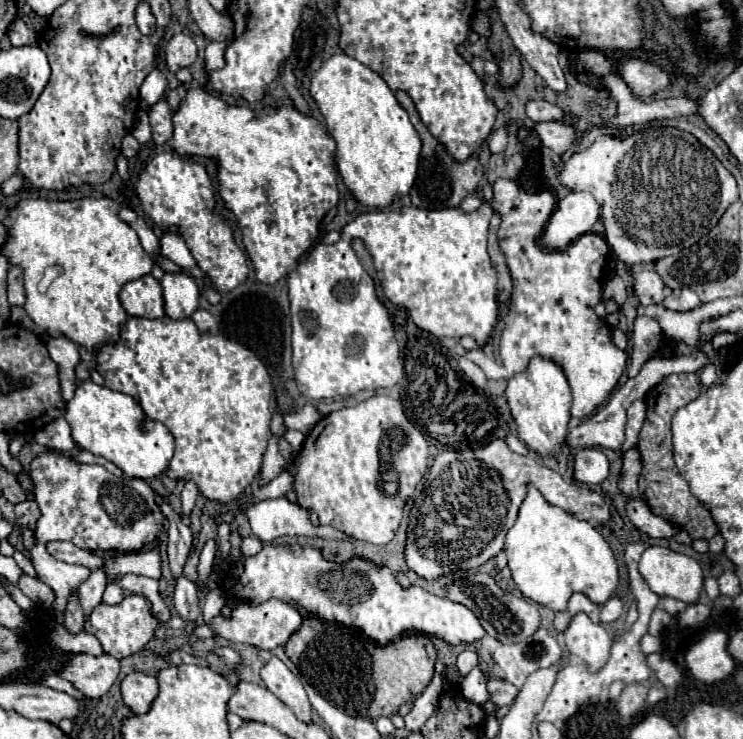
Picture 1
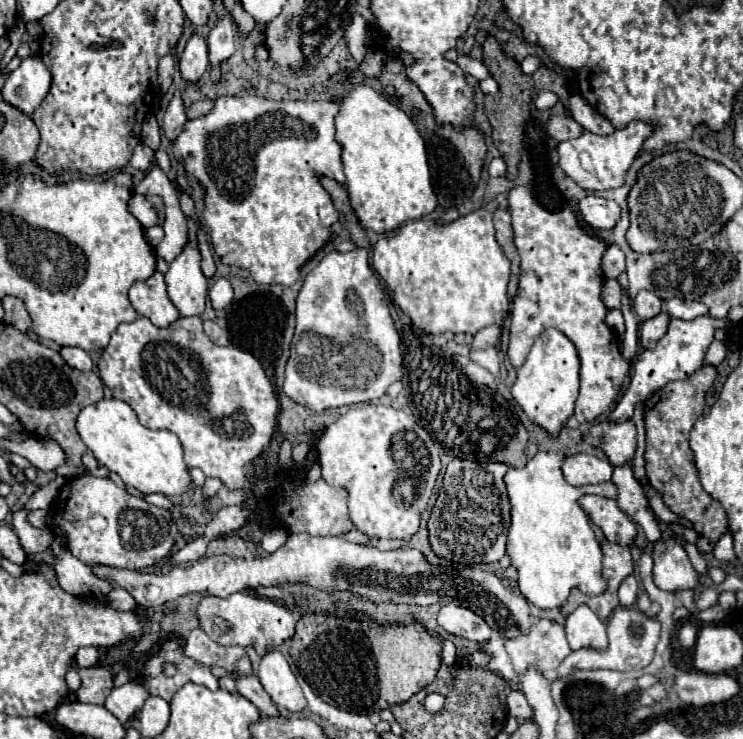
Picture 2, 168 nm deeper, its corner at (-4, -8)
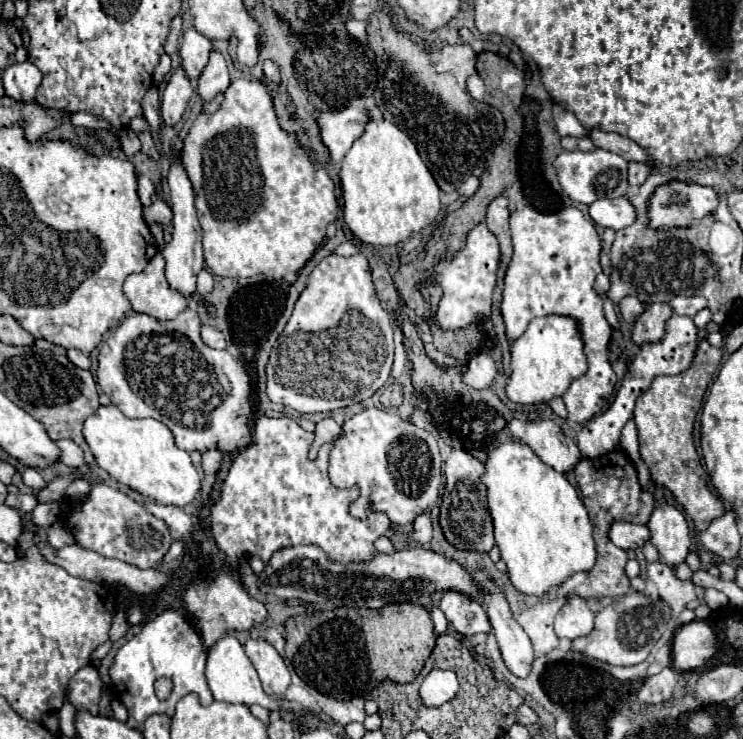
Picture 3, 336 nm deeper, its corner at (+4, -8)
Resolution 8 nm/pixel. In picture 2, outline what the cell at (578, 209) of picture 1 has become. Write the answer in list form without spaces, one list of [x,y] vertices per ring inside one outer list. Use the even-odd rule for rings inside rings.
[[[599,196],[583,198],[579,202],[579,212],[591,228],[603,228],[603,230],[611,230],[615,222],[621,218],[619,204],[609,198],[599,198]]]

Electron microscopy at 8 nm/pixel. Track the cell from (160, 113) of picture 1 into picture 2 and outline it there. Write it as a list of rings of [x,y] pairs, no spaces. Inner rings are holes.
[[[177,90],[165,110],[165,116],[163,116],[161,128],[163,128],[163,134],[167,136],[167,140],[173,142],[181,134],[185,122],[187,122],[187,114],[185,114],[185,104],[183,104],[183,92]]]

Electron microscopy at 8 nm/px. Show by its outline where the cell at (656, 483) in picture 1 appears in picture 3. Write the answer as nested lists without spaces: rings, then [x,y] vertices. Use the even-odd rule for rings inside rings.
[[[701,340],[689,370],[677,376],[655,378],[651,388],[641,394],[635,404],[635,424],[639,432],[641,460],[647,464],[653,482],[673,494],[673,498],[681,504],[681,508],[693,520],[699,532],[707,530],[711,520],[725,514],[723,502],[707,486],[707,474],[693,444],[693,424],[697,412],[701,410],[707,386],[721,364],[721,356],[723,352],[719,348],[713,348],[711,344],[707,344],[707,340]]]

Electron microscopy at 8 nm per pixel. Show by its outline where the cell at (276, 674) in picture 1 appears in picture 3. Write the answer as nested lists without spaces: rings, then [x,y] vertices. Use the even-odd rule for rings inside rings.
[[[259,638],[259,640],[247,640],[245,652],[261,678],[263,690],[269,696],[285,698],[285,692],[291,684],[291,676],[277,650],[269,642]]]

